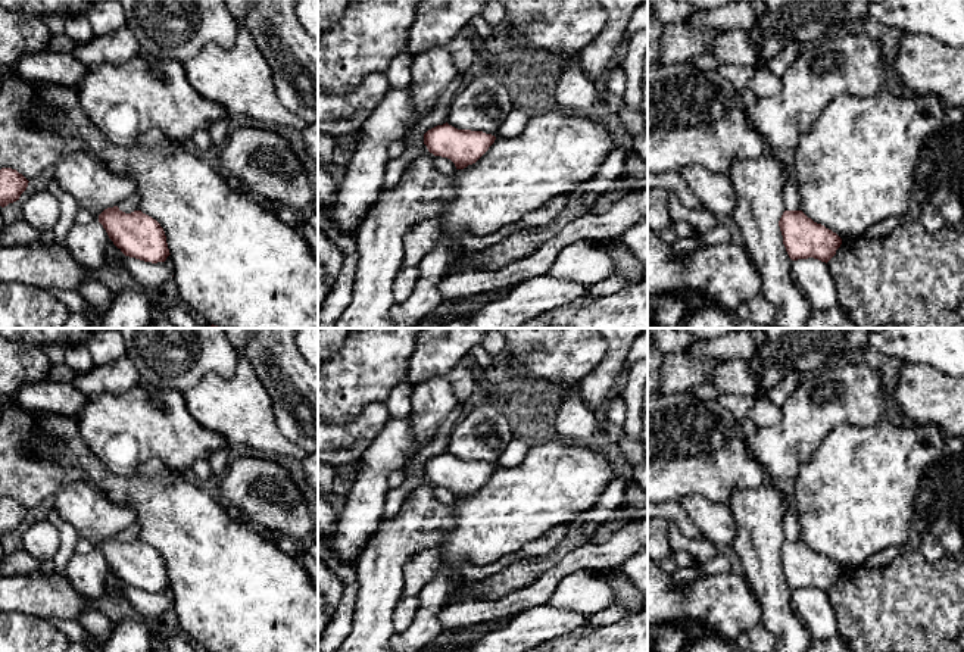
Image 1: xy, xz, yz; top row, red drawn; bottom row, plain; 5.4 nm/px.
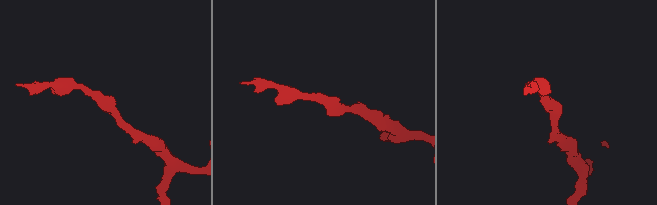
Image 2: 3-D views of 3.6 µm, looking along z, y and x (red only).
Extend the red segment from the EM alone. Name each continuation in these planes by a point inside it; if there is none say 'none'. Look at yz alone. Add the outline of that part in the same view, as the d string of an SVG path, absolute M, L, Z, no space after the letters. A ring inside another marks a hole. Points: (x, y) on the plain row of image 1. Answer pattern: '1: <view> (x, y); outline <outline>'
none

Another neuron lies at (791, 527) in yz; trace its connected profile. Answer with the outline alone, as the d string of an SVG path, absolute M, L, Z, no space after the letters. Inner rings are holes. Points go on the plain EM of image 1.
M784 505L783 533L786 540L799 540L801 536L798 518L787 505Z

